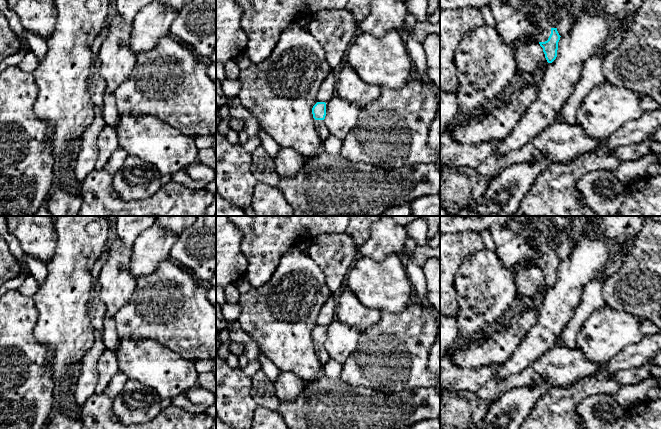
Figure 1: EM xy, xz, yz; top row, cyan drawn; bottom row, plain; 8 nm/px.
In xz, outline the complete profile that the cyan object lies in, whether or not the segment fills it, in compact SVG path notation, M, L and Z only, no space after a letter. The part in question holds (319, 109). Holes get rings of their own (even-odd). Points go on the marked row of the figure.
M317 102L312 108L313 118L315 119L315 125L318 130L318 133L322 139L326 139L330 132L324 124L324 119L326 116L326 103Z

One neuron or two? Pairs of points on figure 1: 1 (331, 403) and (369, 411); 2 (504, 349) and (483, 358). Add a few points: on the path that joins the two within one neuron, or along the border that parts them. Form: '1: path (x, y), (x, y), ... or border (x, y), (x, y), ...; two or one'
1: path (340, 411), (360, 411); one
2: path (499, 350), (491, 350), (488, 353); one

